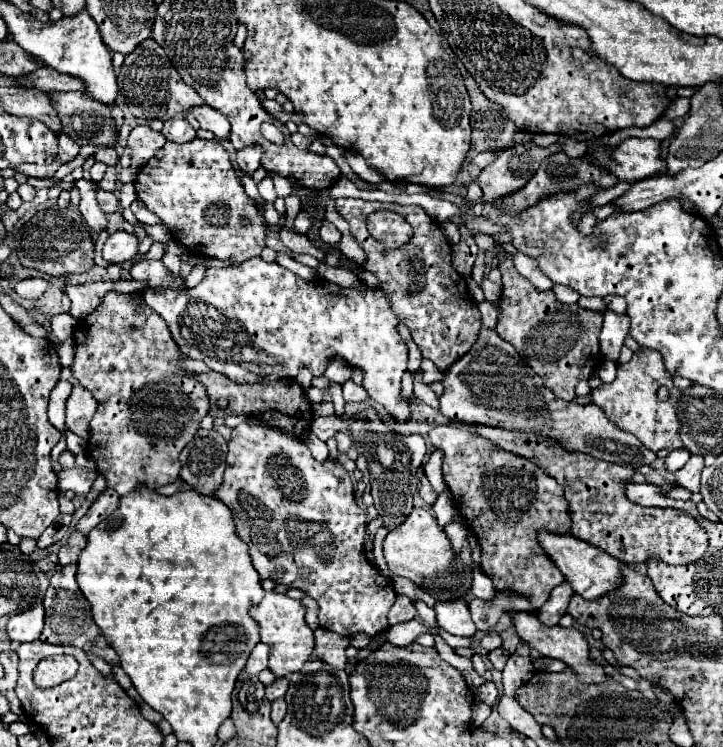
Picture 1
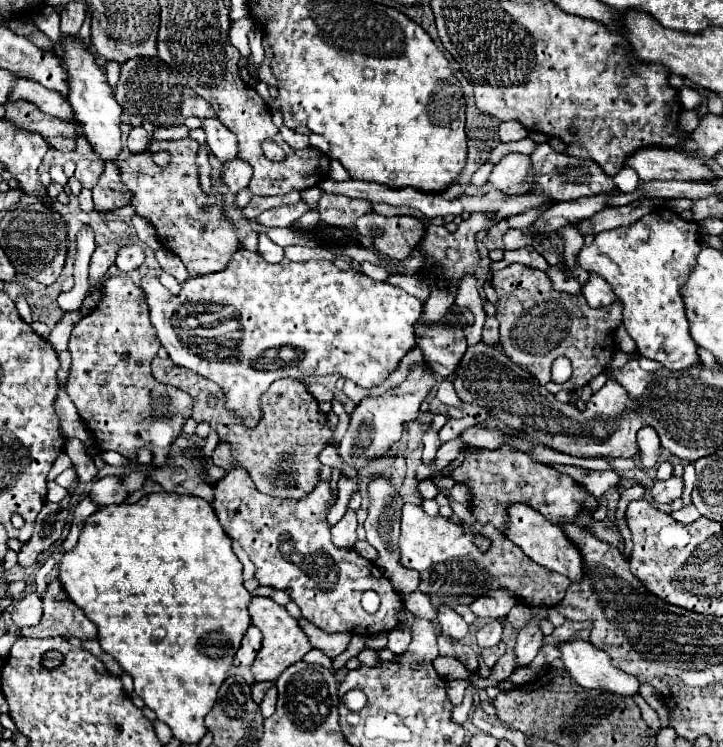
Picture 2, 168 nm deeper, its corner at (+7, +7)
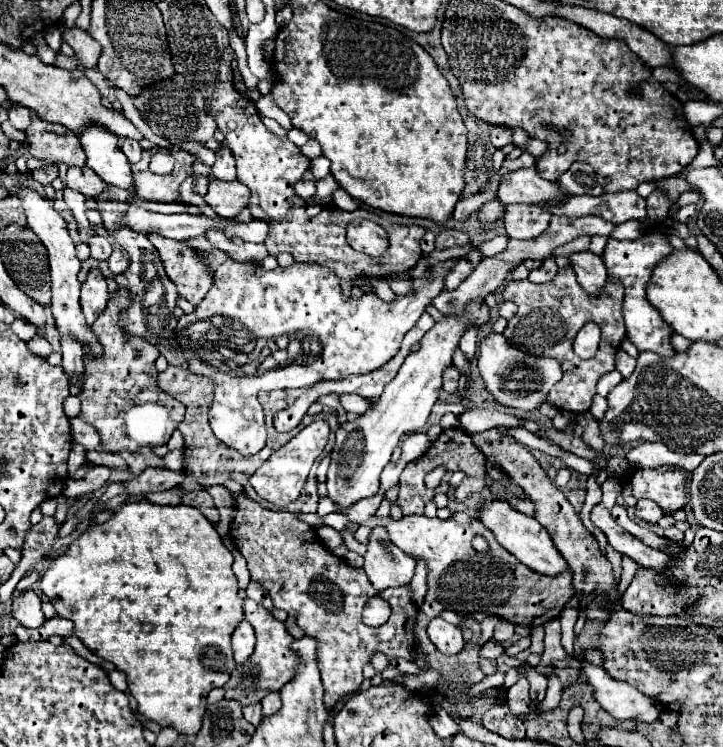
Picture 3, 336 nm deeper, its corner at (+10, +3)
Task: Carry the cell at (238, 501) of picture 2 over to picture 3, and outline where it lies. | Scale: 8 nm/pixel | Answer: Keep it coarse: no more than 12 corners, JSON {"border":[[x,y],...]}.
{"border":[[234,499],[252,581],[318,641],[326,711],[374,653],[410,661],[410,587],[376,591],[294,513]]}

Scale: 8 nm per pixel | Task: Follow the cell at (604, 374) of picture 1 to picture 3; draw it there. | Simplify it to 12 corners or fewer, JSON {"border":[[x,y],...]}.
{"border":[[596,395],[590,413],[596,421],[604,417],[606,399]]}

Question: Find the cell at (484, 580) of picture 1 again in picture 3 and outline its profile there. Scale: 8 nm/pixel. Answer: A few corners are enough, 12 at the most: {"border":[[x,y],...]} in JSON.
{"border":[[486,617],[478,641],[481,648],[493,636],[494,627],[500,619]]}

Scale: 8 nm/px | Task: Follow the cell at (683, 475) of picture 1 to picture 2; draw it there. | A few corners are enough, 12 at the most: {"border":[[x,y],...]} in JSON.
{"border":[[673,475],[651,487],[655,503],[671,503],[685,489],[683,477]]}

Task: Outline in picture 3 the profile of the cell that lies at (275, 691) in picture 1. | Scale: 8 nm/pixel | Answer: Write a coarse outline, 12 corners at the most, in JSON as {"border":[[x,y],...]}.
{"border":[[260,705],[244,707],[244,717],[248,723],[258,727],[264,719]]}

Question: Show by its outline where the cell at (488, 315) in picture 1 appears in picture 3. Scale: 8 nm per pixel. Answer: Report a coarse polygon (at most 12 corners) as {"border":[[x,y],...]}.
{"border":[[498,333],[480,343],[486,391],[536,411],[562,379],[556,359],[528,355]]}

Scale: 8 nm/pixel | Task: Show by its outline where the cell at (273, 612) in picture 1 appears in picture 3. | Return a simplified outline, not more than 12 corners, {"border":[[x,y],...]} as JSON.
{"border":[[252,599],[244,619],[256,649],[236,665],[224,699],[260,703],[294,677],[294,639]]}

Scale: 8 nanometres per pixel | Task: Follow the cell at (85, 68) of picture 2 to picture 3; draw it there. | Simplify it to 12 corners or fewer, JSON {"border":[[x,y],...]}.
{"border":[[88,125],[80,135],[86,165],[108,185],[134,191],[118,137]]}

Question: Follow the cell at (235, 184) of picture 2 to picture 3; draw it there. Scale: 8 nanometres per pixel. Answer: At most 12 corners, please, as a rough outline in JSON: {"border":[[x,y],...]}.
{"border":[[212,179],[204,201],[226,219],[250,201],[238,181]]}

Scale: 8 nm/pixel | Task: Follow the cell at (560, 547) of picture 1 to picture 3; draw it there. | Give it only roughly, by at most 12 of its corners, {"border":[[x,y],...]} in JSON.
{"border":[[506,501],[478,519],[518,561],[544,575],[566,567],[548,531]]}

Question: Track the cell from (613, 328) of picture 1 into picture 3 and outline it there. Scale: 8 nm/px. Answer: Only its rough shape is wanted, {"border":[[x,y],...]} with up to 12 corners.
{"border":[[590,251],[568,257],[578,283],[598,295],[608,273]]}

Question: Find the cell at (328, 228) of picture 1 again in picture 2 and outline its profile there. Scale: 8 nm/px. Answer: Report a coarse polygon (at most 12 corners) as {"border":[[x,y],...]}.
{"border":[[311,187],[301,193],[303,203],[309,211],[317,209],[321,191],[319,187]]}

